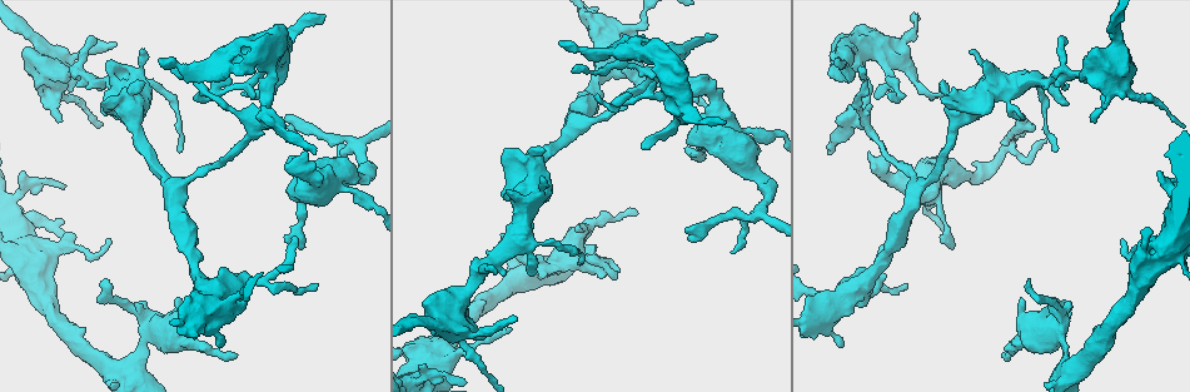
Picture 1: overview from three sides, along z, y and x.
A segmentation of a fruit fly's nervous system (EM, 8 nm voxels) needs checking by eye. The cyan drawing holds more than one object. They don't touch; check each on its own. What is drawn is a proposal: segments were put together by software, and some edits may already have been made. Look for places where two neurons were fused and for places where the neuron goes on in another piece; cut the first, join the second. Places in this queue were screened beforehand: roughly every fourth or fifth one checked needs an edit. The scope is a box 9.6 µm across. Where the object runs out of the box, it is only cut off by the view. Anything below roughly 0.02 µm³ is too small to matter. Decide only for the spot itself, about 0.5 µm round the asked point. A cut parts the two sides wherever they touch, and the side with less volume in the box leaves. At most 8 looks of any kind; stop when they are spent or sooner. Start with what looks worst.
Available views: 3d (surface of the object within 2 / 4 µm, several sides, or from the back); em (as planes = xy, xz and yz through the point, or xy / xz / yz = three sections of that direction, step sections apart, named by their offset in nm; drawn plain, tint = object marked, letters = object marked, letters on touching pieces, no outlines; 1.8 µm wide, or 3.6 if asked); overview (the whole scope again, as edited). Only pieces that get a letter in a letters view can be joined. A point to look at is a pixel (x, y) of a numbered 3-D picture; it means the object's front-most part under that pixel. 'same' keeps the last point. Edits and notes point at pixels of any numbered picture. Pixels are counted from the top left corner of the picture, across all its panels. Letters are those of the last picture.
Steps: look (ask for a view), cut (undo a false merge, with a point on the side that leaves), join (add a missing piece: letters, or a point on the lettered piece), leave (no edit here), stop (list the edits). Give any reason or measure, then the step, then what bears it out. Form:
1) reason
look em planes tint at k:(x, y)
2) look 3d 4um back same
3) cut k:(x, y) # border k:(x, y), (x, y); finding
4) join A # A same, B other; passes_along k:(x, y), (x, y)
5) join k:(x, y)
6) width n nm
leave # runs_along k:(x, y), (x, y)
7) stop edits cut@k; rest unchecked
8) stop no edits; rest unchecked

an open end
look em xy step 16 letters at 1:(1025, 120)

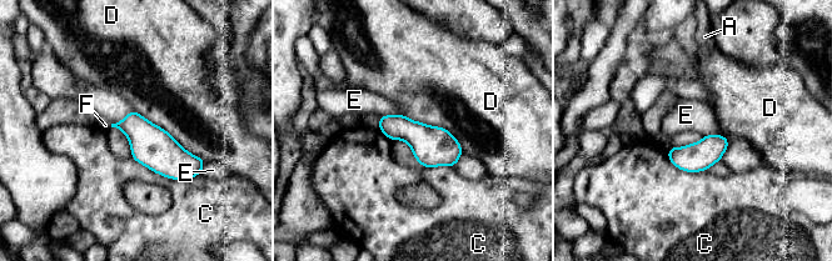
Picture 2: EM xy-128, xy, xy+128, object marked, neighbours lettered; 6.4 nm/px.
another direction
look em planes letters same

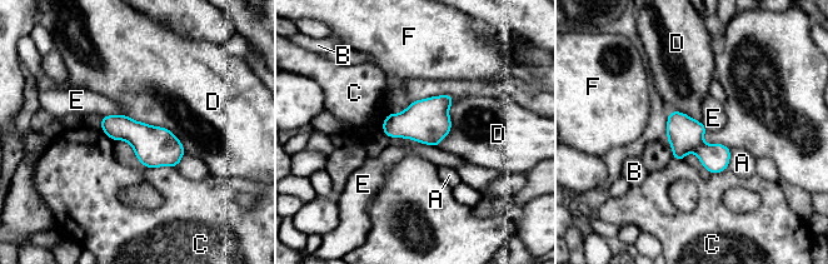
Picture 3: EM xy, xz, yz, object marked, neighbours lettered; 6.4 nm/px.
width 220 nm
leave # A other, B other, C other, D other, E other, F other; border 3:(126, 114), (166, 128), (185, 152); none of them fits

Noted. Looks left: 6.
look em xy step 4 letters at 1:(1070, 76)

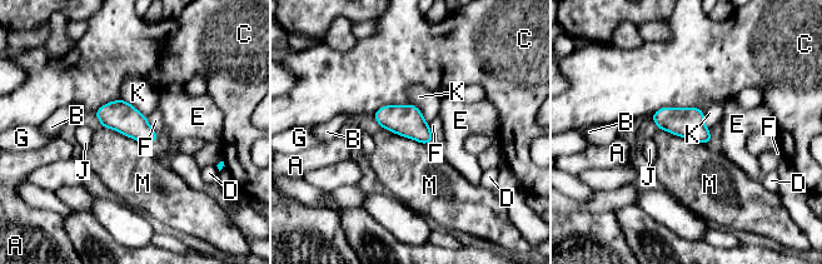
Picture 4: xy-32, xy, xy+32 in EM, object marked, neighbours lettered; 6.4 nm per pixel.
longest_contact C 340 nm
leave # A other, B other, C other, D other, E other, F other, G other, J other, K other, M other; border 4:(659, 129), (707, 144); one neuron here

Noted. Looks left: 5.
look em planes tint at 1:(863, 118)

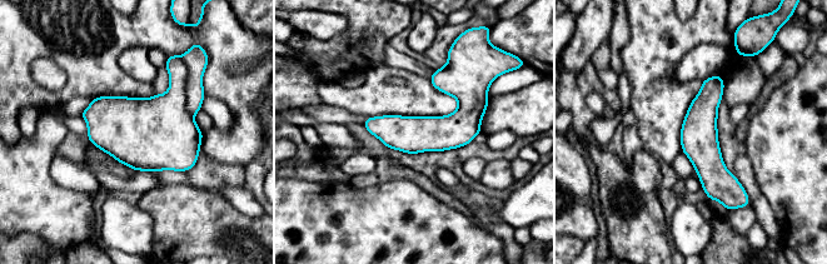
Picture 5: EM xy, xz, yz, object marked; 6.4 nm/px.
look em planes letters same

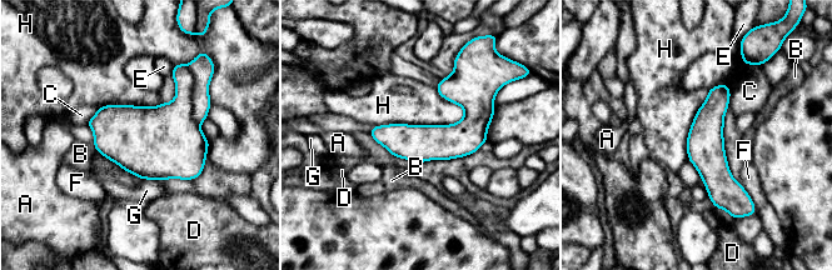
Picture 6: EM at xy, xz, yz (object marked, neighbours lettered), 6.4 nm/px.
cut 6:(202, 68) # A other, B other, C other, D other, E other, F other, G other, H other; border 6:(188, 66), (192, 116), (199, 125); two neurons meet here

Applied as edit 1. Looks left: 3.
redraw
look overview

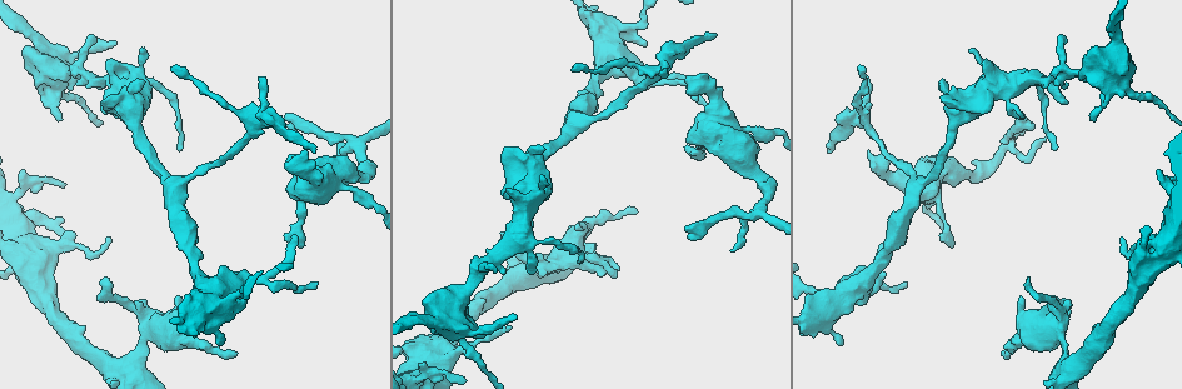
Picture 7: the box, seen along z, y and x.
sudden change in width
look em yz step 8 tint at 7:(576, 124)

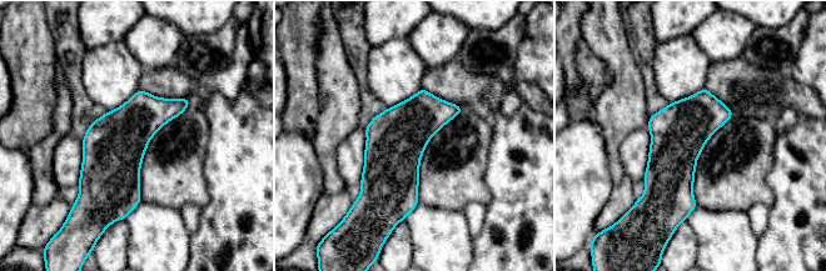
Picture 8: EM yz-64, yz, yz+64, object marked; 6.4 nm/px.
look em planes letters same

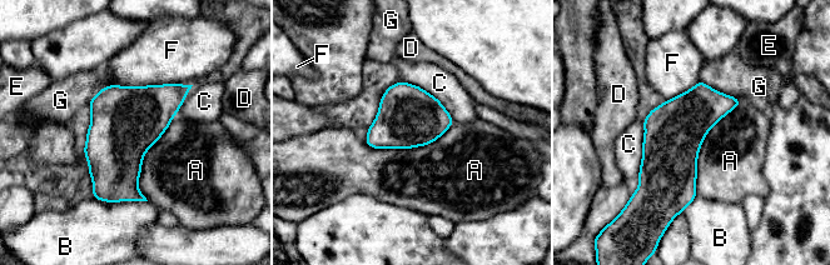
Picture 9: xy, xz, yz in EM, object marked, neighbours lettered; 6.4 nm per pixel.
leave # A other, B other, C other, D other, E other, F other, G other; continuous, no second neuron

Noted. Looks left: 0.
stop edits cut@6; rest unchecked

